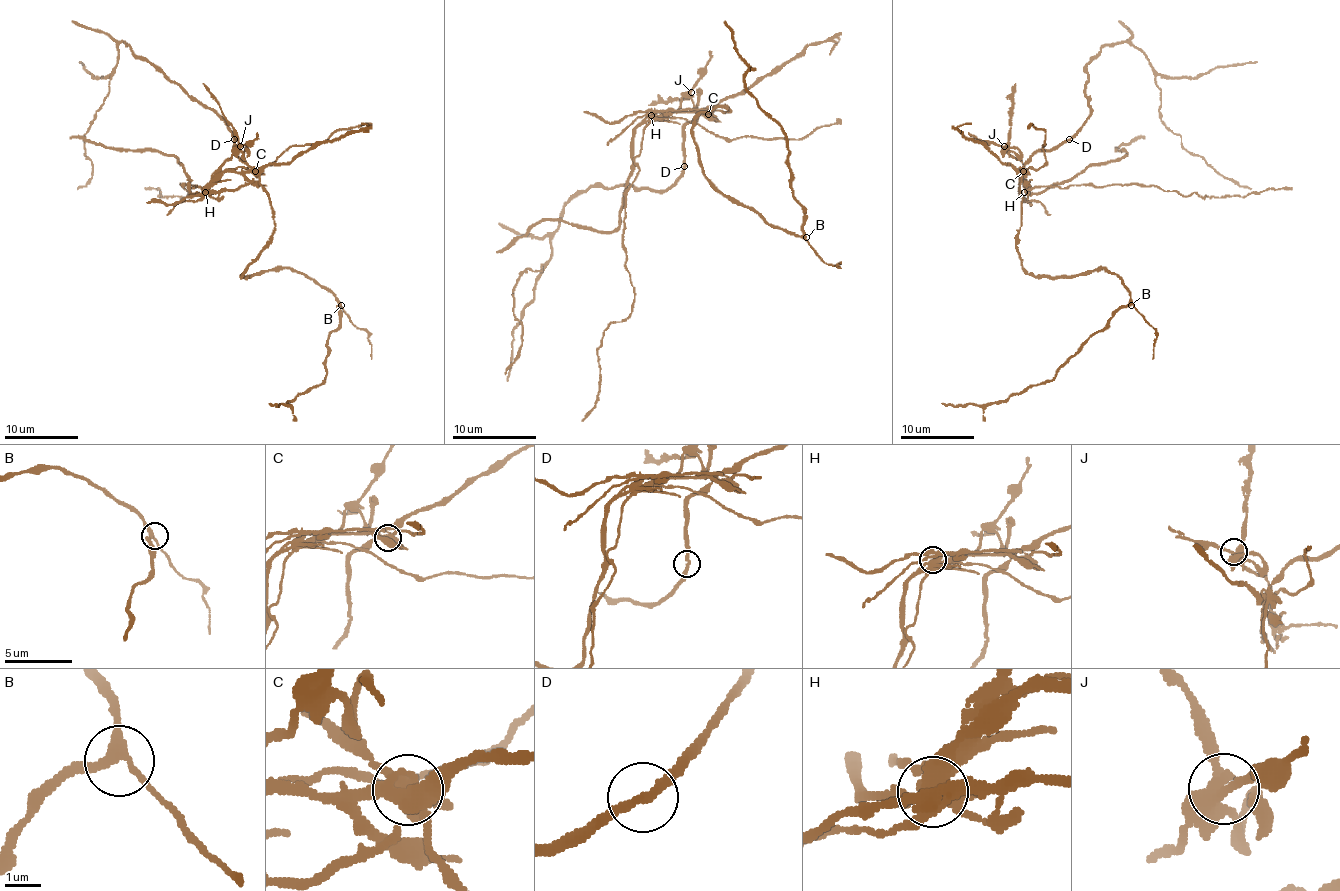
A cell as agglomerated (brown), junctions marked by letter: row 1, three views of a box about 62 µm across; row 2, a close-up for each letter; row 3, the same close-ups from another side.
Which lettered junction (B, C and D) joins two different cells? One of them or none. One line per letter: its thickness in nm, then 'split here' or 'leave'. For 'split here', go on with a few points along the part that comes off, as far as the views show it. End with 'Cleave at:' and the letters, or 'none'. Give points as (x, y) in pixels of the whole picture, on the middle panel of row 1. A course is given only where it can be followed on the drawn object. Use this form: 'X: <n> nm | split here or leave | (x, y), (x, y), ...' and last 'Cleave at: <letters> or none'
B: 240 nm | leave
C: 400 nm | split here | (707, 115), (663, 113), (644, 129), (625, 197), (634, 304), (602, 338), (596, 405), (581, 420)
D: 260 nm | leave
Cleave at: C

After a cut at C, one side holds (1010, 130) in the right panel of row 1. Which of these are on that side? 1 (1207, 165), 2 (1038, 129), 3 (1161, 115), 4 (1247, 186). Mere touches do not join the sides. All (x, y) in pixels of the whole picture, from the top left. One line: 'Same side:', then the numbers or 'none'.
Same side: 2

